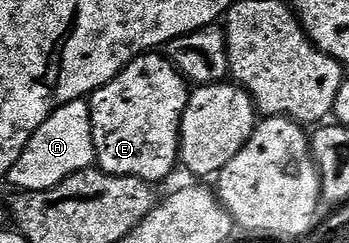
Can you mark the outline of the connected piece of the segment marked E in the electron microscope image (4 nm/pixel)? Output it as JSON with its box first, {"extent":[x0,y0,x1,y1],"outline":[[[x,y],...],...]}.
{"extent":[90,53,190,185],"outline":[[[149,53],[147,55],[139,55],[132,60],[127,67],[124,68],[120,74],[109,81],[104,87],[98,88],[92,92],[90,96],[90,106],[92,108],[93,124],[98,125],[98,142],[96,144],[96,157],[98,160],[98,167],[101,171],[107,171],[109,175],[129,175],[130,177],[138,177],[144,179],[146,182],[153,185],[159,184],[159,179],[164,179],[171,173],[175,167],[178,167],[178,160],[180,156],[180,122],[184,117],[184,110],[188,105],[188,98],[190,96],[190,87],[186,79],[177,70],[175,63],[168,57],[160,53]]]}

